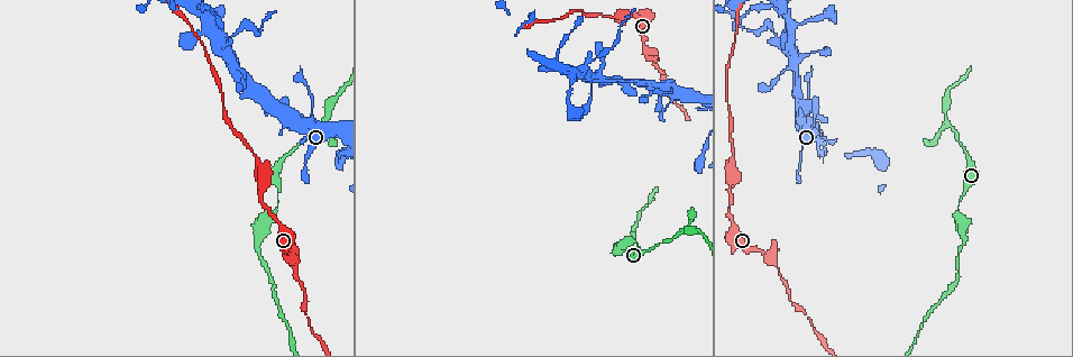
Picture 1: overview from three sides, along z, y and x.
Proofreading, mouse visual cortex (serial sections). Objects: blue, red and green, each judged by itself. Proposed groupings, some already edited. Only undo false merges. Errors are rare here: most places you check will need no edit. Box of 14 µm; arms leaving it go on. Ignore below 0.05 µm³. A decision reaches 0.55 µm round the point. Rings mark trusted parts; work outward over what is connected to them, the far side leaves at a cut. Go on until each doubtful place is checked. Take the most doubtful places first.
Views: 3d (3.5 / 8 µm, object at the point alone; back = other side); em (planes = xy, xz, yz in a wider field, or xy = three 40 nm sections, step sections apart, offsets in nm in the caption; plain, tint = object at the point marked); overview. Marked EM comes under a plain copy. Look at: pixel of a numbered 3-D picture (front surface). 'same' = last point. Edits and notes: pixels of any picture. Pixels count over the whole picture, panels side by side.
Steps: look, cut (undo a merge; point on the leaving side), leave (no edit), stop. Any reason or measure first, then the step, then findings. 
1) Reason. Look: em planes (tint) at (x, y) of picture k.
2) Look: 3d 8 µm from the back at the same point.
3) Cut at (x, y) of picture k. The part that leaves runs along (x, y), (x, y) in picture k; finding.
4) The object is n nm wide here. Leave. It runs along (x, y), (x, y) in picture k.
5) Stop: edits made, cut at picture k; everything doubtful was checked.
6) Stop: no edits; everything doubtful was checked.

Thin arm on a thick one. Look: 3d 3.5 µm at (583, 75) of picture 1.

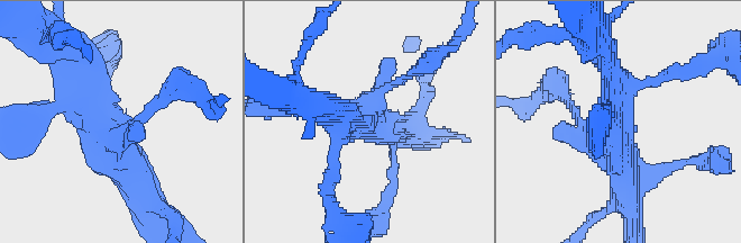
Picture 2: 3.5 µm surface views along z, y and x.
Look: em planes (tint) at (113, 142) of picture 2.

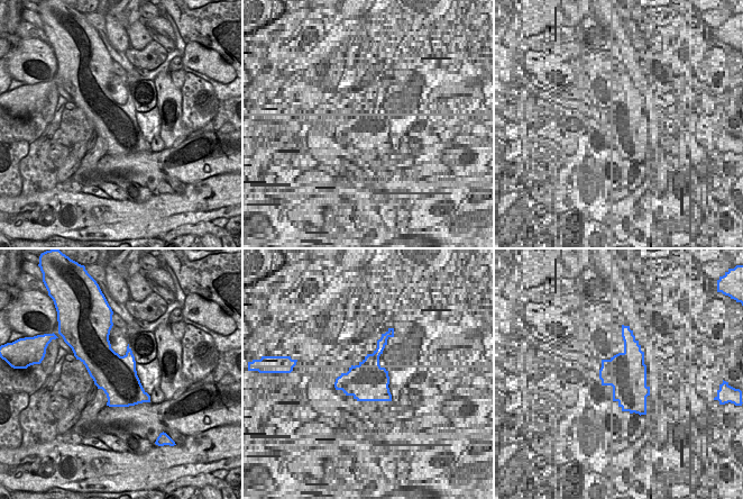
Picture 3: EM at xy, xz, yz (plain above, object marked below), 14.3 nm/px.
Leave. It runs along (152, 204), (100, 128), (80, 77) in picture 2; one cell here.

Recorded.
Thin neck. Look: 3d 3.5 µm at (773, 32) of picture 1.

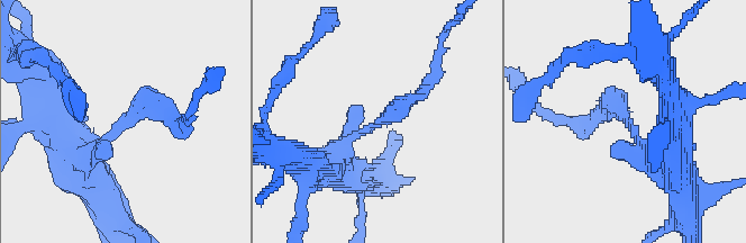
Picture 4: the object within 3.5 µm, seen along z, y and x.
The arms are 200, 300 nm wide. Leave. It runs along (334, 169), (344, 143), (427, 83) in picture 4; all the same cell.

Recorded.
Look: 3d 3.5 µm at (654, 65) of picture 1.

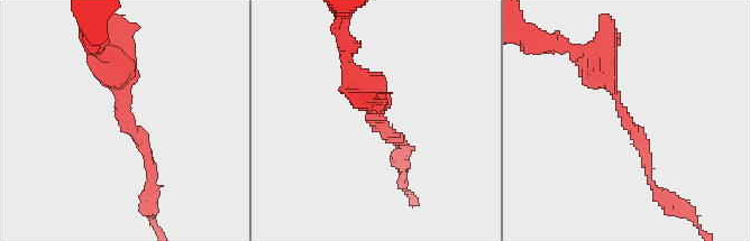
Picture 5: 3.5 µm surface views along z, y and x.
Leave. It runs along (579, 53), (614, 90), (648, 166) in picture 5; one cell here.

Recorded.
Stop: no edits; everything doubtful was checked.

